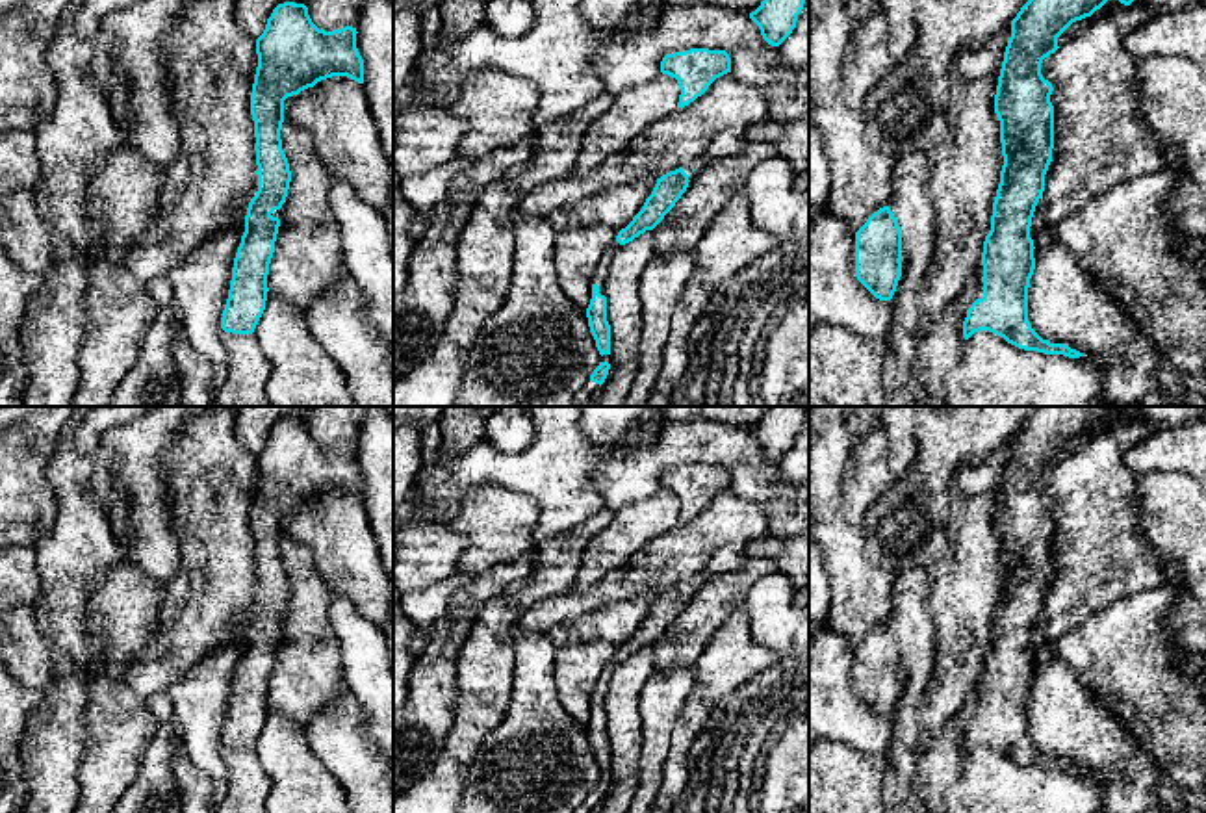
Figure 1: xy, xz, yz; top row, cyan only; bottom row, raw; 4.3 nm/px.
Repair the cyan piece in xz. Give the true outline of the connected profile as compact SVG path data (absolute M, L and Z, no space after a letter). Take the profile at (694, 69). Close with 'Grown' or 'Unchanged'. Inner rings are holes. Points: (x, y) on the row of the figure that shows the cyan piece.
M690 48L666 54L661 72L677 80L681 89L677 108L685 108L701 97L716 78L731 72L731 58L725 50Z. Unchanged

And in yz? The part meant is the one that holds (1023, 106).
M1028 0L1011 20L994 95L1004 165L976 267L976 301L963 321L965 340L989 330L1024 351L1082 356L1065 343L1043 340L1028 321L1028 288L1035 269L1030 226L1054 148L1054 87L1043 78L1041 63L1059 48L1058 37L1072 22L1091 17L1106 2Z. Grown

